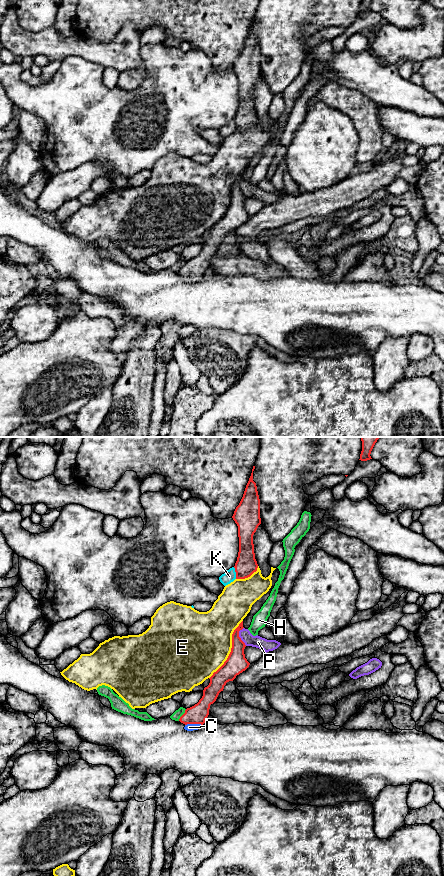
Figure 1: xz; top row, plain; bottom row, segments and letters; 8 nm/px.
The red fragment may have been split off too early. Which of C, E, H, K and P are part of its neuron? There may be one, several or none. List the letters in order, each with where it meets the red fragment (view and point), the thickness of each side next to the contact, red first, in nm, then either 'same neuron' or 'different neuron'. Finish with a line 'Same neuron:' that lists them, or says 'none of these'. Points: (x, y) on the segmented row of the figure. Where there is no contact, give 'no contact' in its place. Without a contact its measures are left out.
C: xz (193, 723) | 160/60 nm | same neuron
E: xz (231, 649) | 170/480 nm | different neuron
H: xz (182, 715) | 160/70 nm | different neuron
K: xz (236, 573) | 170/100 nm | different neuron
P: xz (238, 636) | 170/100 nm | different neuron
Same neuron: C

